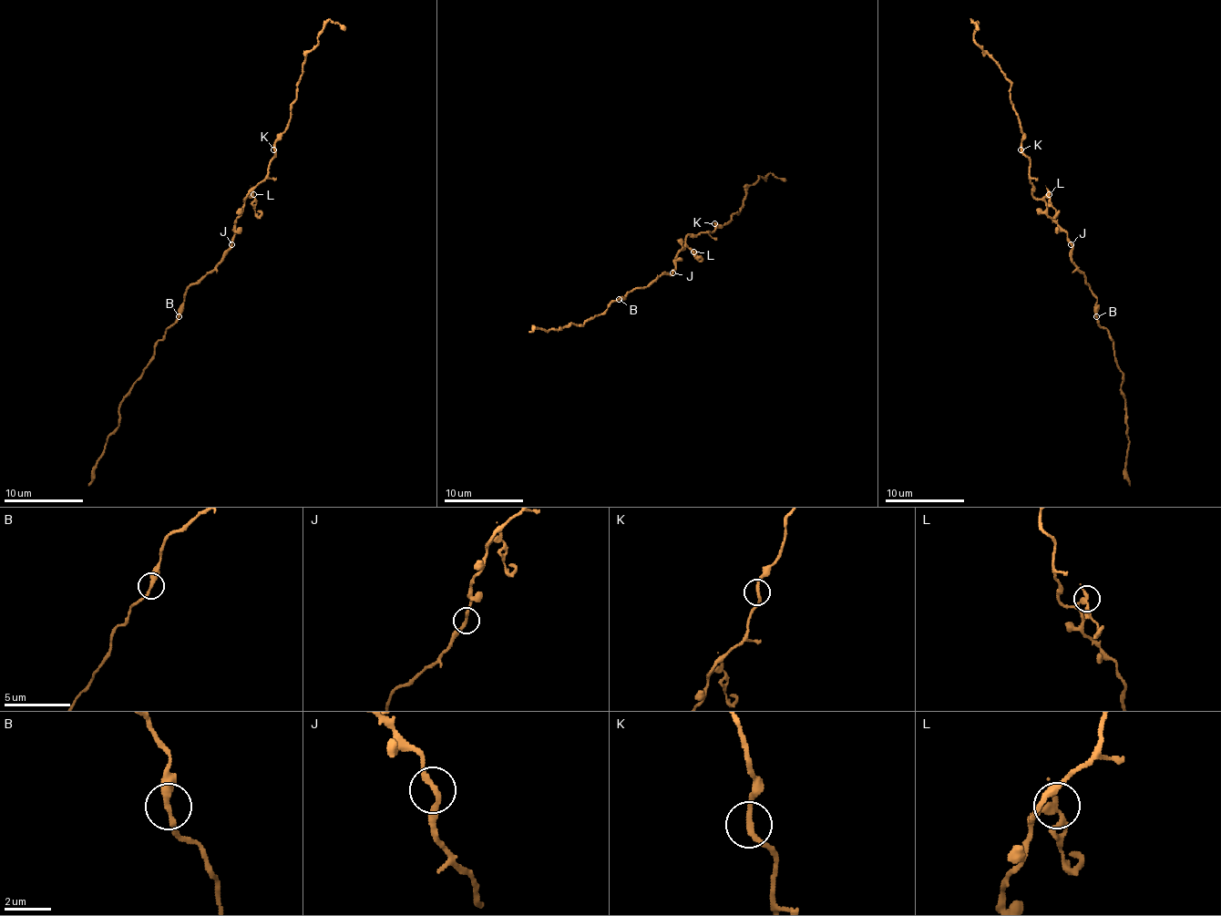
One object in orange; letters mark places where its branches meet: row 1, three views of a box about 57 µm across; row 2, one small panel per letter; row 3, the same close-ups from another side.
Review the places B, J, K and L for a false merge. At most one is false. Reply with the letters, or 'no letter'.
L

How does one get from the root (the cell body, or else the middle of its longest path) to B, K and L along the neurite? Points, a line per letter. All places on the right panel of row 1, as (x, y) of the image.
B: (1071, 242), (1071, 261), (1084, 274), (1084, 283), (1096, 298), (1096, 316)
K: (1071, 242), (1067, 232), (1047, 212), (1045, 203), (1032, 195), (1029, 159), (1020, 153), (1020, 149)
L: (1071, 242), (1067, 232), (1047, 212), (1045, 199), (1049, 195)

